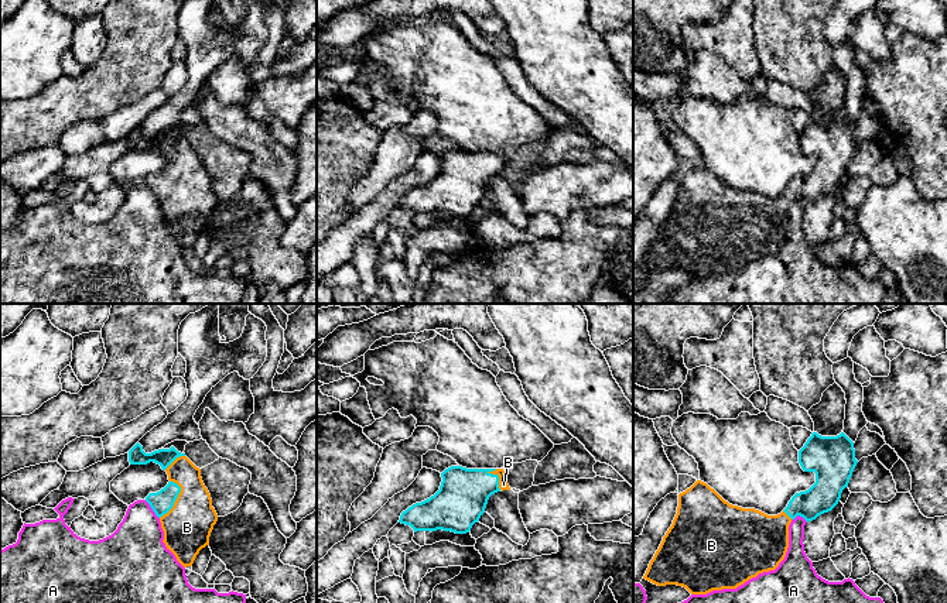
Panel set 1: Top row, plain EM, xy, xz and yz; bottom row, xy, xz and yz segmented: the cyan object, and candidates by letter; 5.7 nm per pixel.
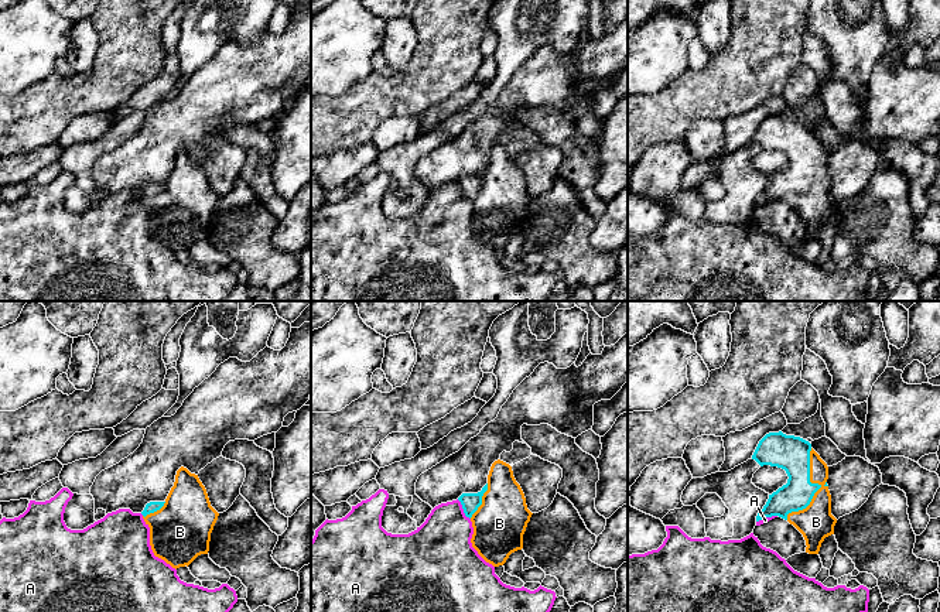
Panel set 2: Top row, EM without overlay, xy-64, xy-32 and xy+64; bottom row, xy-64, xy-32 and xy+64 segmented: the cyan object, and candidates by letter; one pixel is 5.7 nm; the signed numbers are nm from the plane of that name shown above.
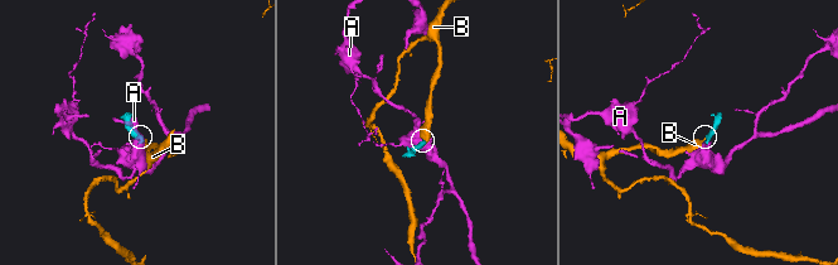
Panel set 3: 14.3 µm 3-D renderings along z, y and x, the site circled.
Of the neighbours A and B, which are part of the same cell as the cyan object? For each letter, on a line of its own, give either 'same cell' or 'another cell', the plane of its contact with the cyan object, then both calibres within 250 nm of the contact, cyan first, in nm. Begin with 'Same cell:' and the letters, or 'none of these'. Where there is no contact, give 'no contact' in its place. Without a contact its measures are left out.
Same cell: B
A: another cell; meets cyan in xy; 130 nm thick on the cyan side, 320 nm on the other
B: same cell; meets cyan in xy; 130 nm thick on the cyan side, 280 nm on the other

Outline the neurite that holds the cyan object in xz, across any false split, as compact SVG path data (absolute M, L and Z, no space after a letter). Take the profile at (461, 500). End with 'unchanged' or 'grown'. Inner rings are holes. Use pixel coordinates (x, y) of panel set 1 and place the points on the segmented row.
M451 466L441 473L440 490L401 513L399 523L417 531L466 534L485 513L492 494L510 490L503 469Z; grown

